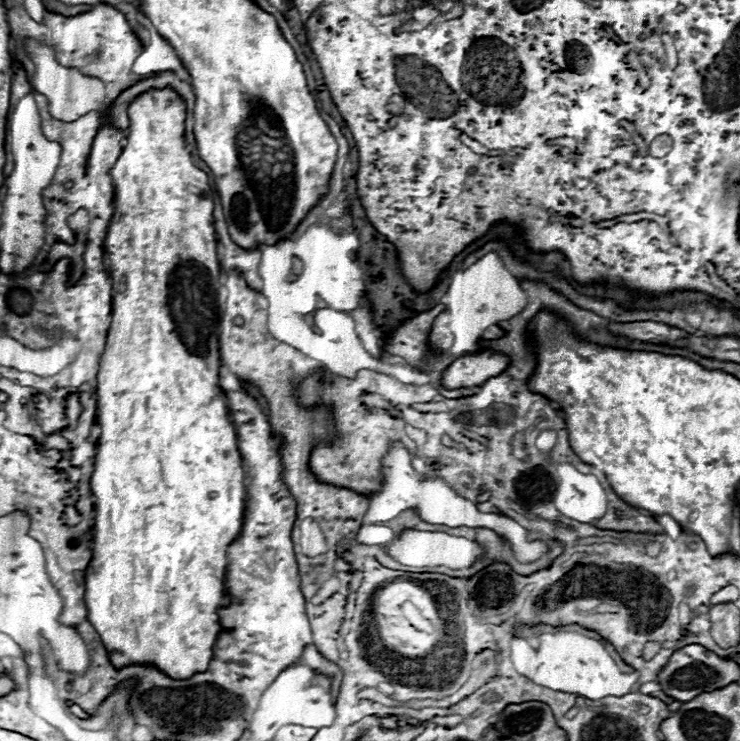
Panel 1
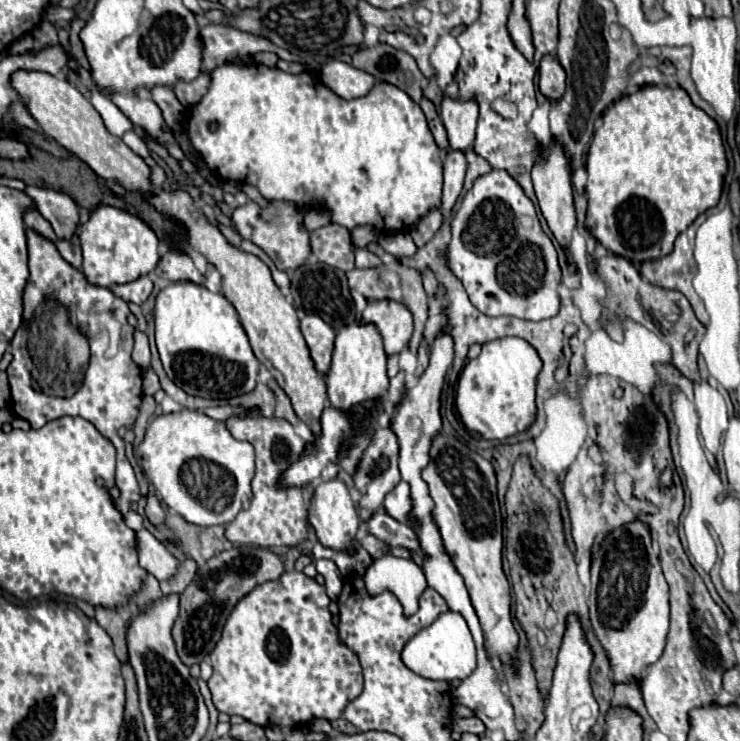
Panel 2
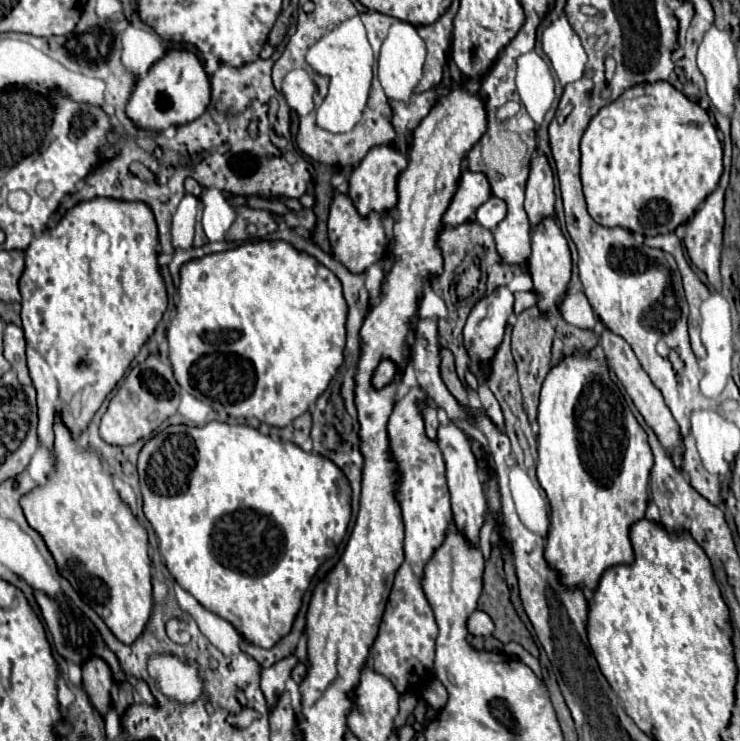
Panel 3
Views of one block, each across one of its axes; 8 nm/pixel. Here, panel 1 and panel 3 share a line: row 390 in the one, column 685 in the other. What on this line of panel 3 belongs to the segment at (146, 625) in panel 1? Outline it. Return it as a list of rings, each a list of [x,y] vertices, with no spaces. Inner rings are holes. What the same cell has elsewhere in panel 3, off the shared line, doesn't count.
[[[654,82],[654,84],[638,84],[628,88],[618,100],[612,102],[612,106],[604,106],[588,124],[582,142],[580,142],[580,152],[582,152],[582,186],[584,186],[584,196],[588,204],[590,216],[602,224],[602,226],[620,226],[630,232],[638,232],[642,236],[656,236],[656,234],[668,234],[674,232],[680,224],[688,222],[696,208],[704,202],[704,198],[718,186],[720,176],[724,172],[722,166],[722,144],[716,136],[716,126],[712,124],[710,116],[706,110],[702,110],[696,102],[688,100],[682,92],[678,92],[672,84],[668,82]]]

